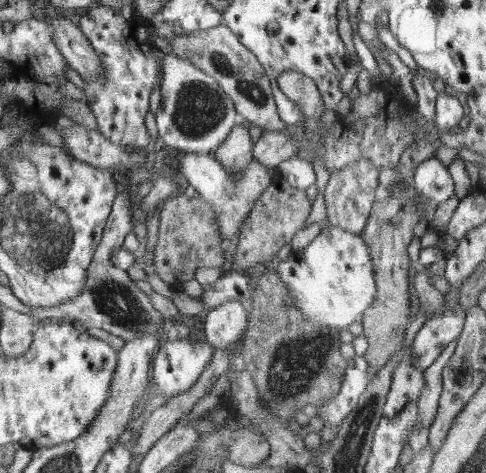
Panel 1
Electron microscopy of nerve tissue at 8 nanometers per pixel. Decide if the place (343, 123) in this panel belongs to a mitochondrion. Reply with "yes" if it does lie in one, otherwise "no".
no

